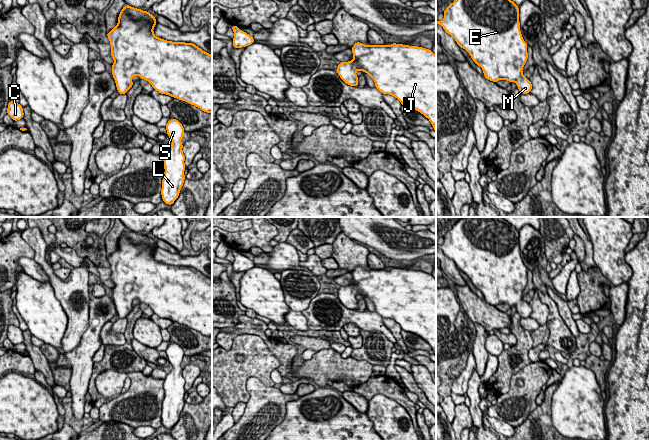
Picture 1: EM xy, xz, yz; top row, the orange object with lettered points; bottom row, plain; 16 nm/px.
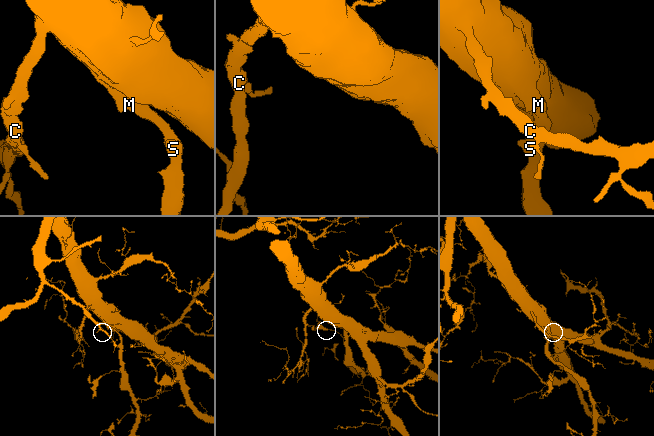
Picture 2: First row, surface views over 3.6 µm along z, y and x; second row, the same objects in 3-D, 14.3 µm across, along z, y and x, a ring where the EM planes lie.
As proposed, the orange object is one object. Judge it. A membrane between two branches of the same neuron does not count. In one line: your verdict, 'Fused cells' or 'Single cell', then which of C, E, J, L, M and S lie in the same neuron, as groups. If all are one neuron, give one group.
Single cell. Groups: C E J L M S

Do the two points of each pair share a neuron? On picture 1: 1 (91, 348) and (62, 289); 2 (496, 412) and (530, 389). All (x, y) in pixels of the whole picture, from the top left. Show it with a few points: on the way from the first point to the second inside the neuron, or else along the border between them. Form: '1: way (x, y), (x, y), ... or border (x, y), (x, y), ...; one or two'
1: border (89, 309), (89, 326), (70, 351); two
2: way (504, 409), (516, 397), (522, 395); one

